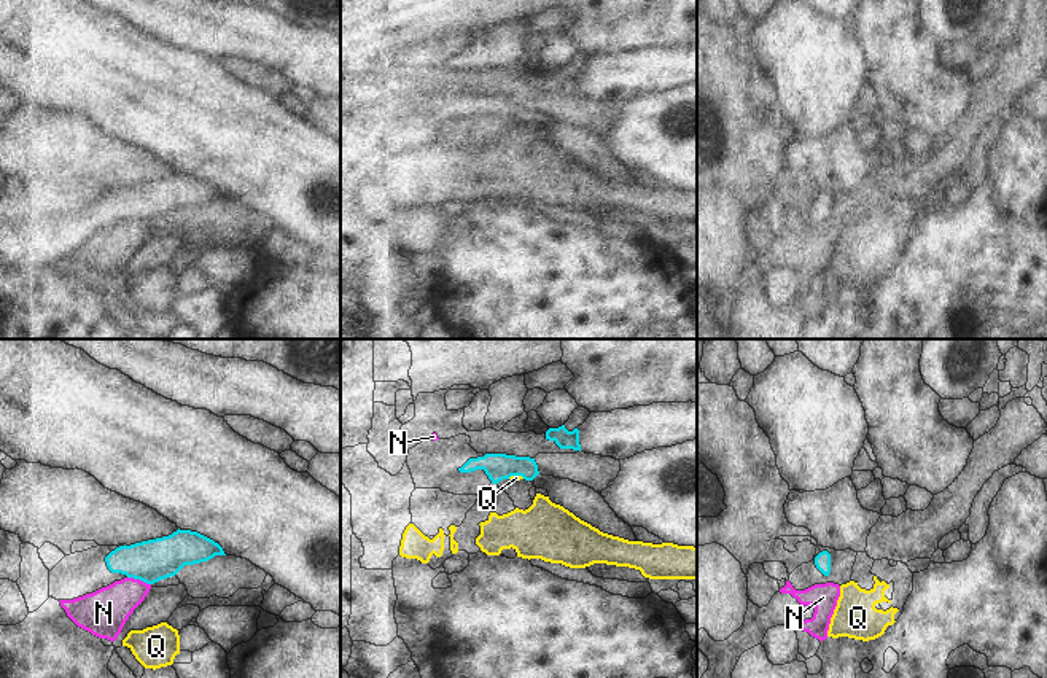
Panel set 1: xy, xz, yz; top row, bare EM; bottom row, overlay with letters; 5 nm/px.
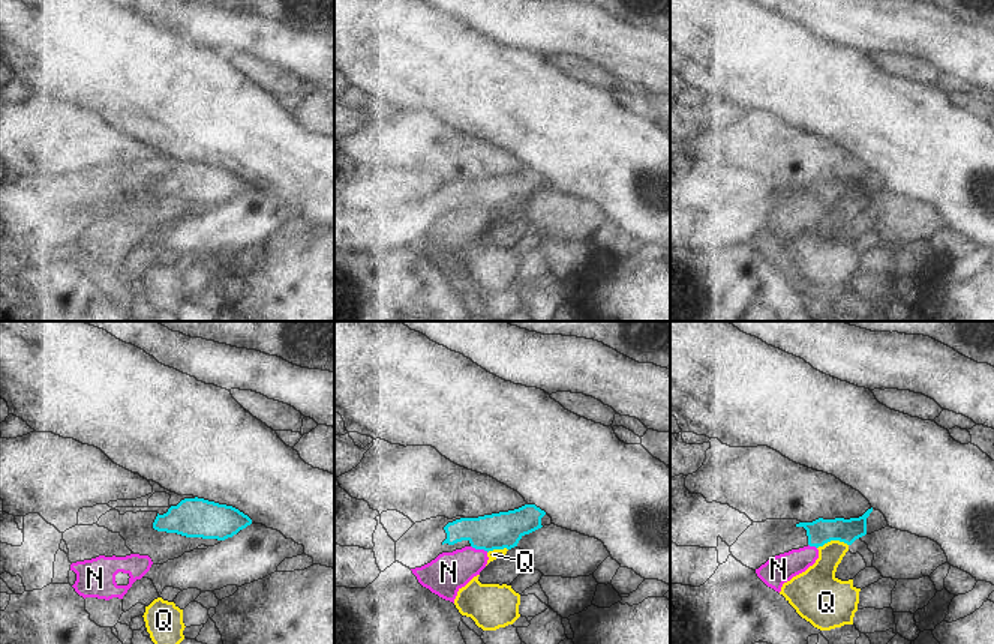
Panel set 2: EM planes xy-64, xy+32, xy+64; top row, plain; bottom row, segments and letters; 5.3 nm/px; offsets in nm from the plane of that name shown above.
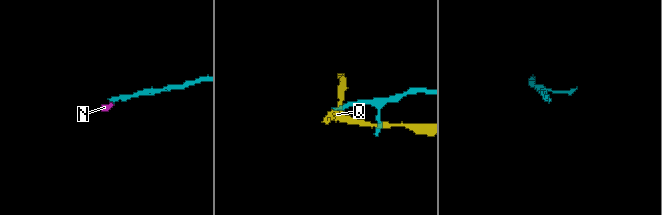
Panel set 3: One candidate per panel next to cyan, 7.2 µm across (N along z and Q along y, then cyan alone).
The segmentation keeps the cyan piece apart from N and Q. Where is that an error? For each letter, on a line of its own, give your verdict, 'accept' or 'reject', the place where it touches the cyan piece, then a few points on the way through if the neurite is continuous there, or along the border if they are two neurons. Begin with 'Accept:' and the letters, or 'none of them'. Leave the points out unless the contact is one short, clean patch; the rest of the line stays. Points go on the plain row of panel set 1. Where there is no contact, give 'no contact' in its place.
Accept: none of them
N: reject; contact xy (139, 222); border xy (128, 220), (150, 228)
Q: reject; contact xz (516, 118); border xz (508, 121), (524, 121)

